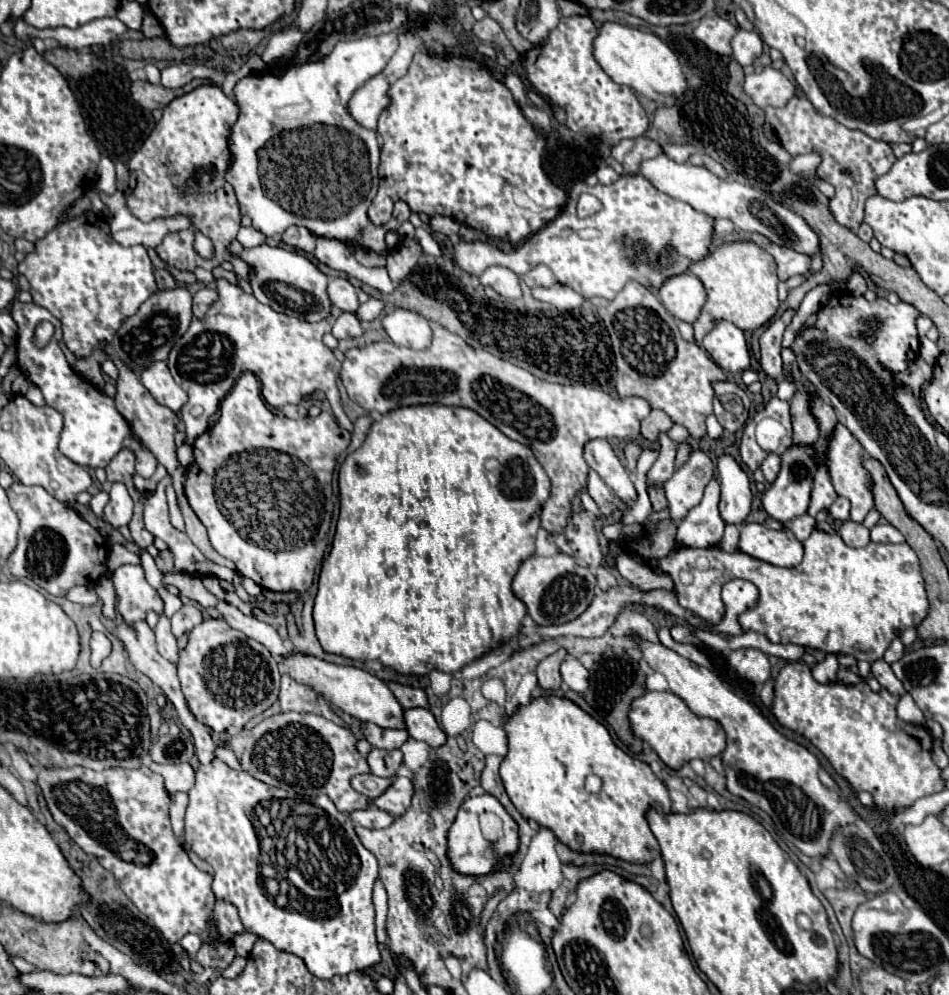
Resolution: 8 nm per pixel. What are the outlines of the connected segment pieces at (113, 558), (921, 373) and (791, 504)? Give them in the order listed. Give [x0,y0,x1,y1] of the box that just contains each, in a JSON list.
[[107,545,139,571],[895,361,931,397],[761,445,817,523]]

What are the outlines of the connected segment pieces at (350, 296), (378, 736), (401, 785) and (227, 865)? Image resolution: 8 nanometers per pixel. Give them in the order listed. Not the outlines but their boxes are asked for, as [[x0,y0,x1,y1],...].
[[327,277,359,313],[363,723,409,749],[371,777,415,817],[185,759,381,979]]

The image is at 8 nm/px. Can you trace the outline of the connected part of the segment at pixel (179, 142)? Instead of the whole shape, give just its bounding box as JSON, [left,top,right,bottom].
[125,85,249,281]

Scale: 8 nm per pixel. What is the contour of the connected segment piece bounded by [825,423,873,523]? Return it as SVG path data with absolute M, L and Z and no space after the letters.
M843 423L835 425L827 447L829 449L827 449L825 455L827 455L827 469L829 469L831 483L833 483L835 491L837 491L837 495L847 497L851 501L851 521L861 523L865 519L865 515L873 509L873 493L871 493L873 481L871 481L869 471L863 467L865 451L863 451L861 443L851 435L851 431Z

